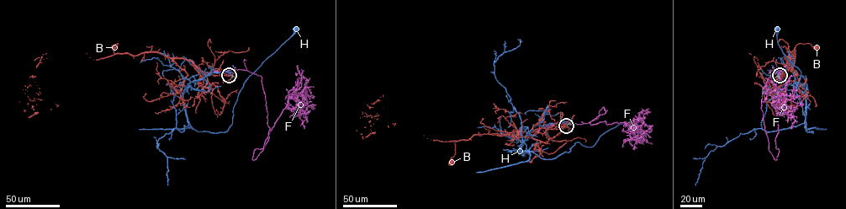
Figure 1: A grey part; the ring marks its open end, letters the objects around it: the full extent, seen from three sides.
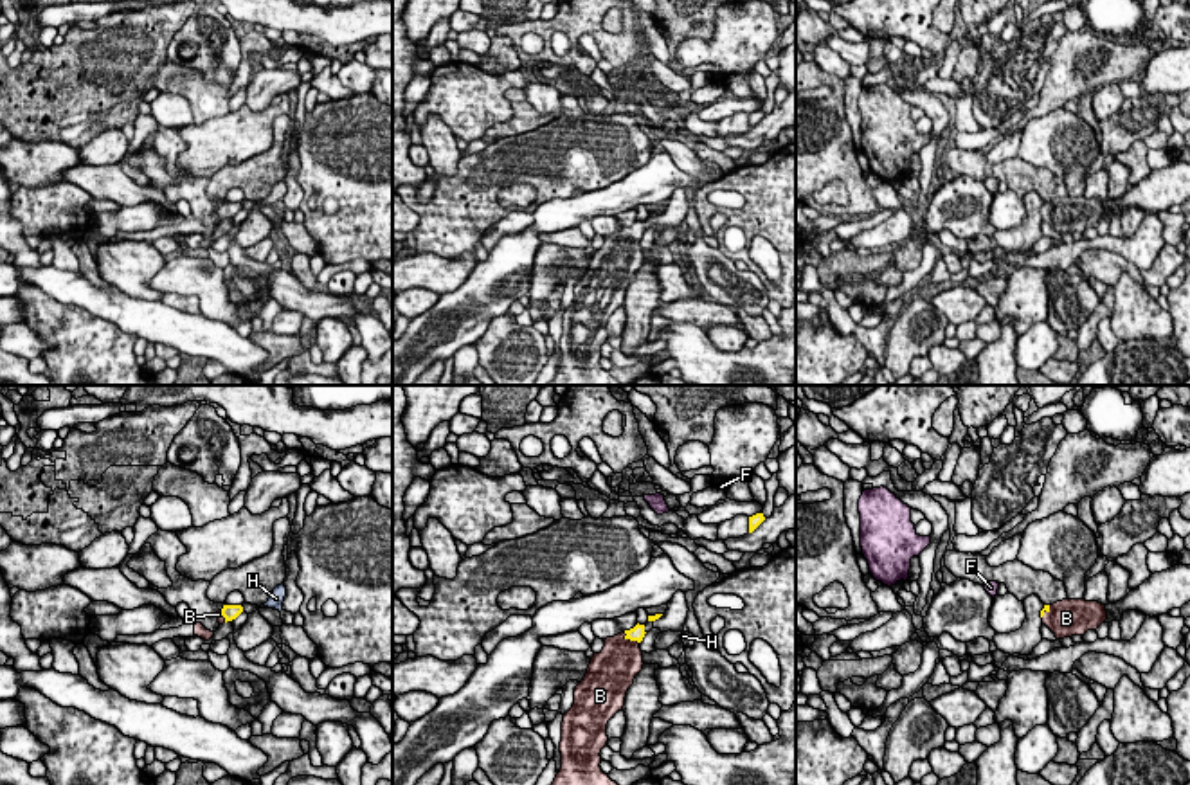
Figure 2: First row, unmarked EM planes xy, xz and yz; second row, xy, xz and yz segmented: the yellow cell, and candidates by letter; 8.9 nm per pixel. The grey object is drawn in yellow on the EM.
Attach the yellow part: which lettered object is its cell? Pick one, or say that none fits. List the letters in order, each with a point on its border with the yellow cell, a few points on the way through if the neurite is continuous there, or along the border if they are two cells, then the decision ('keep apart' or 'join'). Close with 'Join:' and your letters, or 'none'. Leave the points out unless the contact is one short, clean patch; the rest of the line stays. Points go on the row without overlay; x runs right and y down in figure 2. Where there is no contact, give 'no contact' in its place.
B: meets yellow in xz at (631, 236); runs through xz (638, 229), (631, 236), (620, 258); join
F: no contact; keep apart
H: no contact; keep apart
Join: B

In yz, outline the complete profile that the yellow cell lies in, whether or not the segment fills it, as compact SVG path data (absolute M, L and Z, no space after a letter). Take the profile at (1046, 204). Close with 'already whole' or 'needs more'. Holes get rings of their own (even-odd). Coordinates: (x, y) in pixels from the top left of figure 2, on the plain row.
M1062 196L1053 202L1044 202L1041 207L1042 221L1046 221L1057 236L1084 232L1087 227L1096 227L1105 216L1105 202L1098 198Z; needs more

